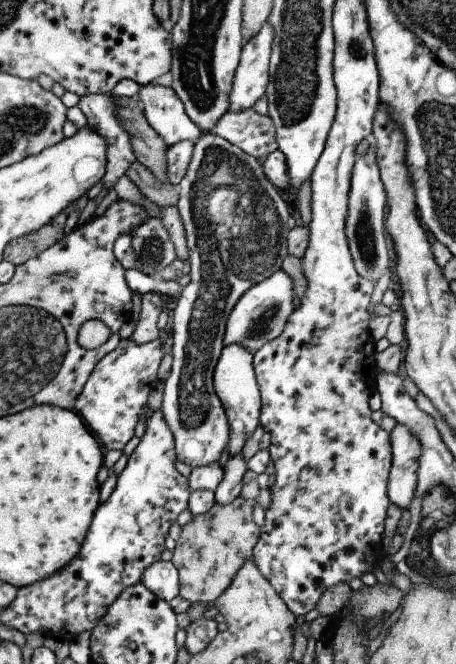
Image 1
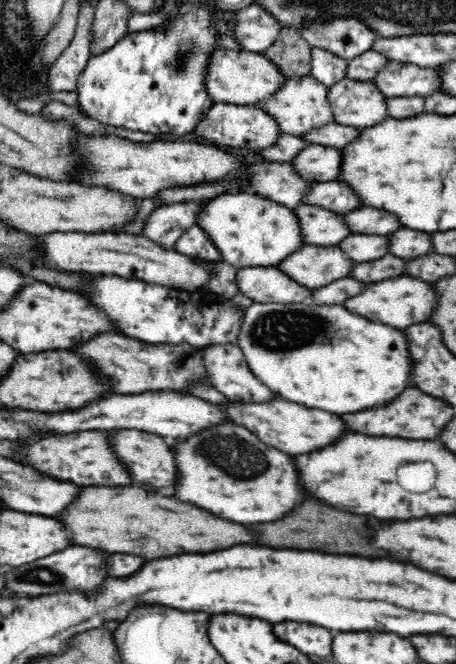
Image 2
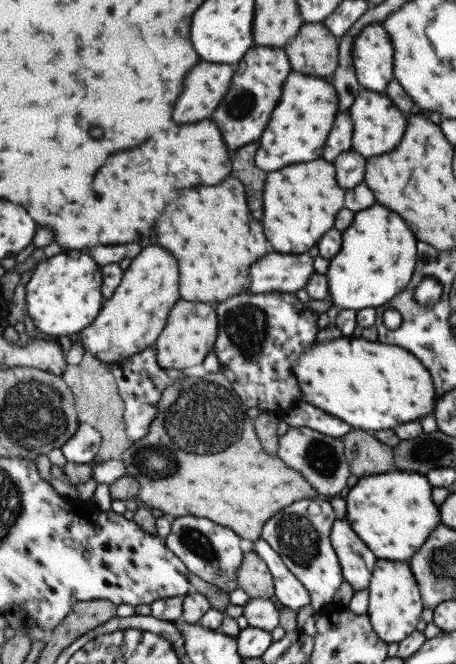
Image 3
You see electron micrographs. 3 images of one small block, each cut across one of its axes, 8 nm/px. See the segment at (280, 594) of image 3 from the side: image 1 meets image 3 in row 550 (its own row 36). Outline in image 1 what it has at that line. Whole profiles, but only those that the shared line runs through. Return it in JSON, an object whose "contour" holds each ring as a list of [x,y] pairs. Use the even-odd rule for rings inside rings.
{"contour":[[[265,24],[259,36],[253,36],[243,50],[243,62],[235,76],[235,92],[231,96],[231,112],[243,112],[255,108],[255,104],[267,96],[271,86],[271,60],[275,48],[277,28]]]}

